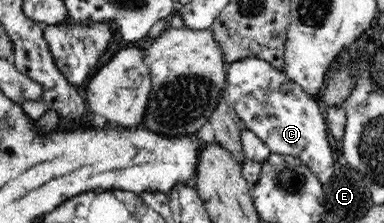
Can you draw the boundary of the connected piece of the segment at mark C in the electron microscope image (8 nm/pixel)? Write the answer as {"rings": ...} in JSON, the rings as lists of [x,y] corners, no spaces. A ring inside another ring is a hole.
{"rings":[[[246,57],[228,65],[227,85],[224,95],[231,101],[244,128],[262,140],[270,148],[270,153],[297,157],[323,184],[334,175],[334,153],[328,142],[326,119],[314,98],[306,95],[300,85],[292,81],[284,71],[275,69],[259,58]]]}

